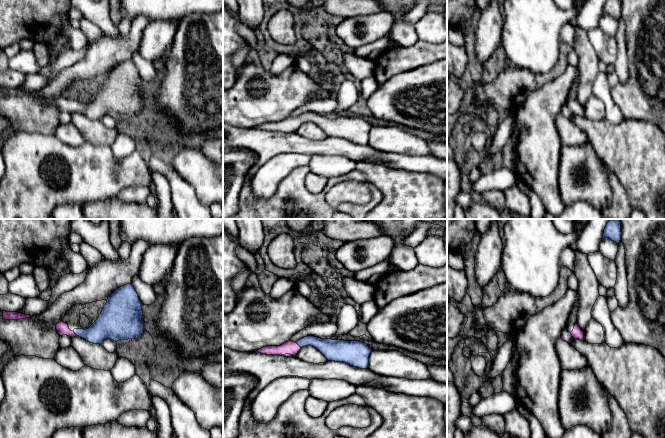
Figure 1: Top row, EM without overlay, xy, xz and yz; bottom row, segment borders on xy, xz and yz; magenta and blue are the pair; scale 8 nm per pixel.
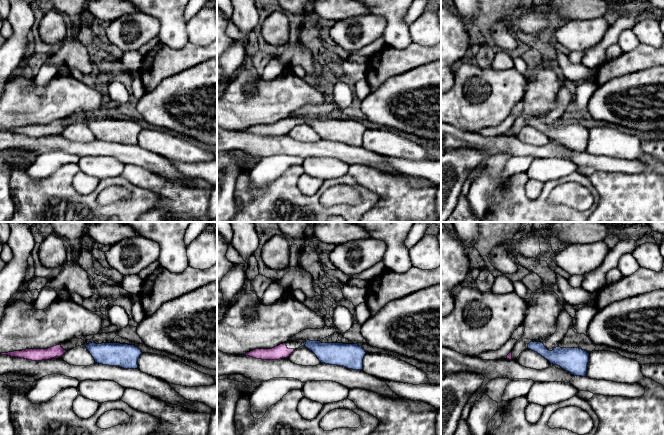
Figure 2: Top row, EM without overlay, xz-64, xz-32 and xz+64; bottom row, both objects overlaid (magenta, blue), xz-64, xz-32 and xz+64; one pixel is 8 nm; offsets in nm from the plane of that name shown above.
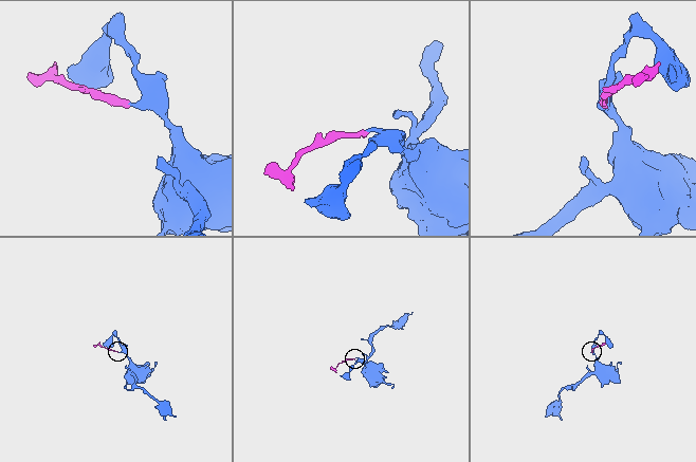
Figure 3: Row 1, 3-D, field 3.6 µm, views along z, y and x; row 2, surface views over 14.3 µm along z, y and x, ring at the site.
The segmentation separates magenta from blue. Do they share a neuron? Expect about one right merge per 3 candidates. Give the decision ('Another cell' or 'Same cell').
Same cell

